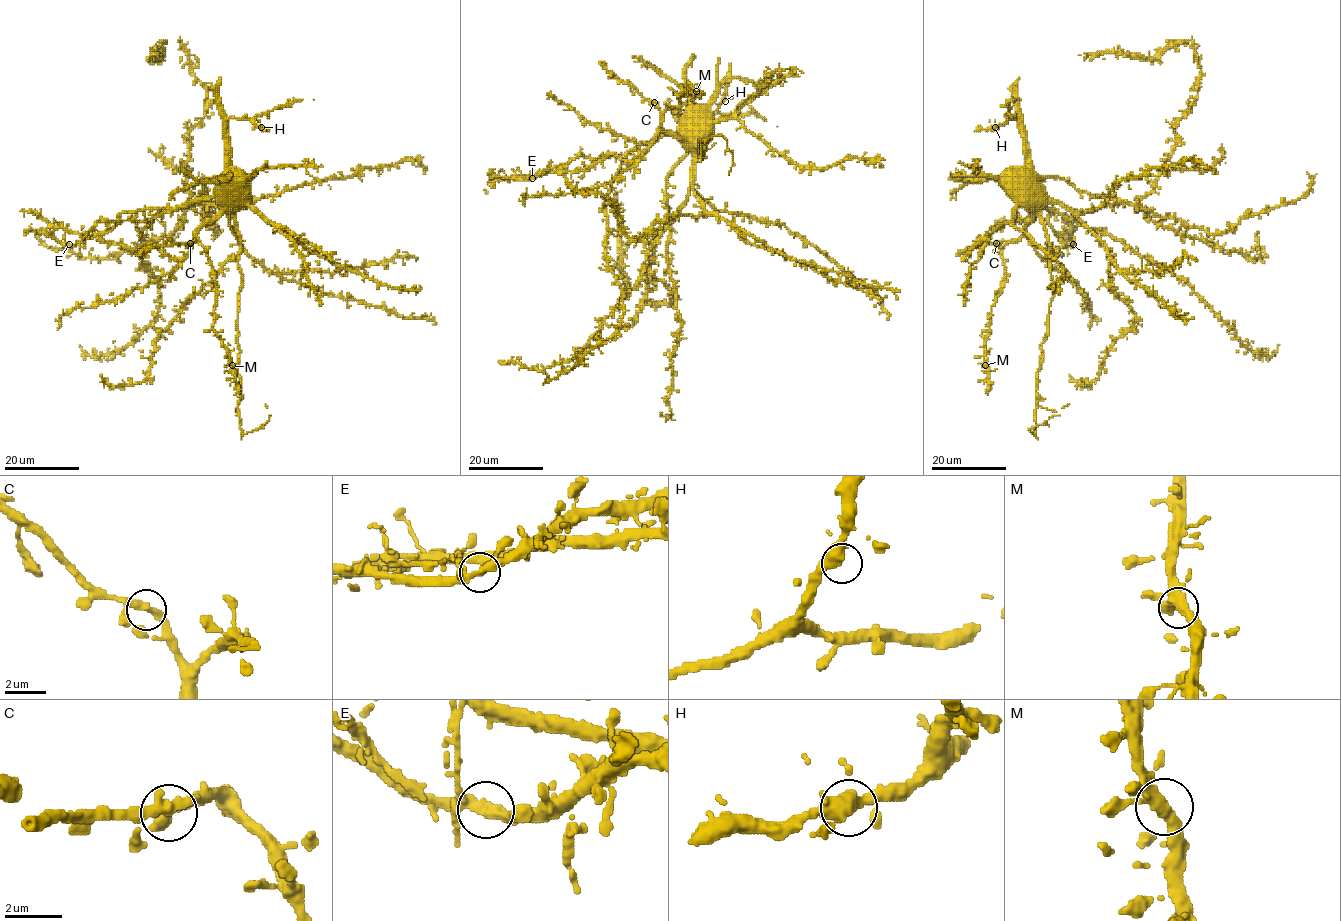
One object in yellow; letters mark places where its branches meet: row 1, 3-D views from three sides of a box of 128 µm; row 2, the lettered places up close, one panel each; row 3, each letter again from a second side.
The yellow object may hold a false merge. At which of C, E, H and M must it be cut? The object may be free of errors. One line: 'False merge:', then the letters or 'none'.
False merge: none

